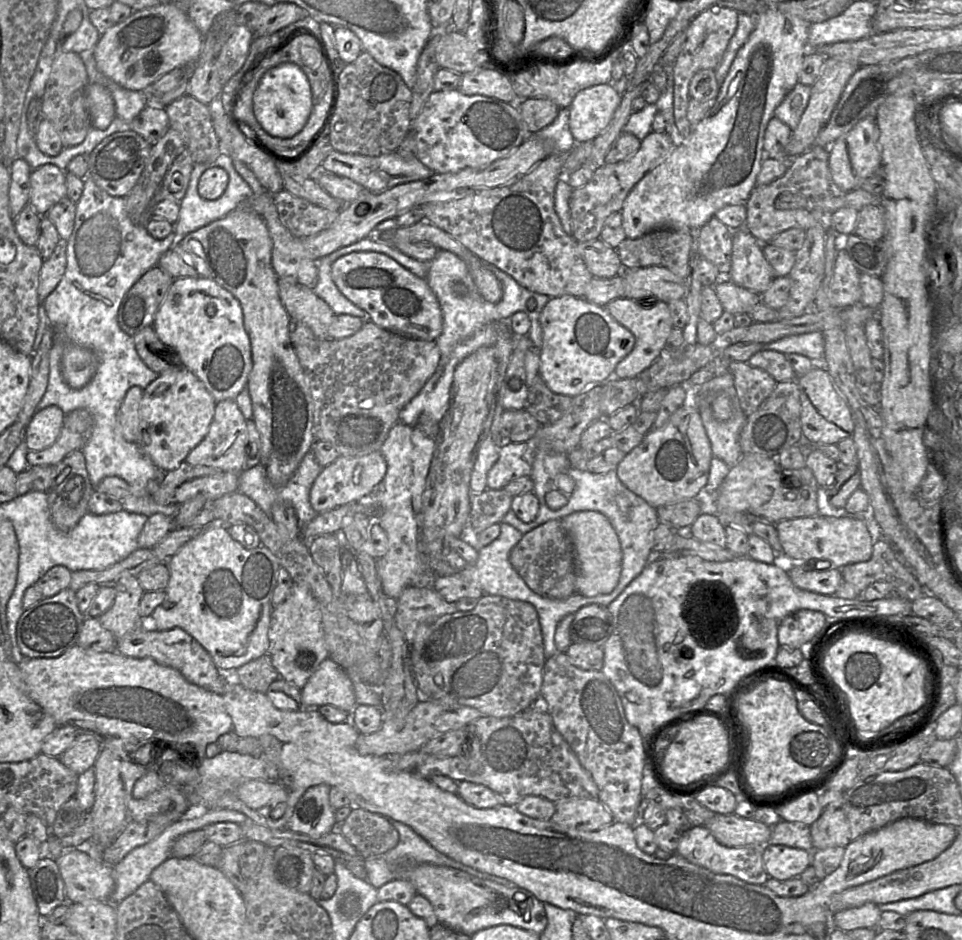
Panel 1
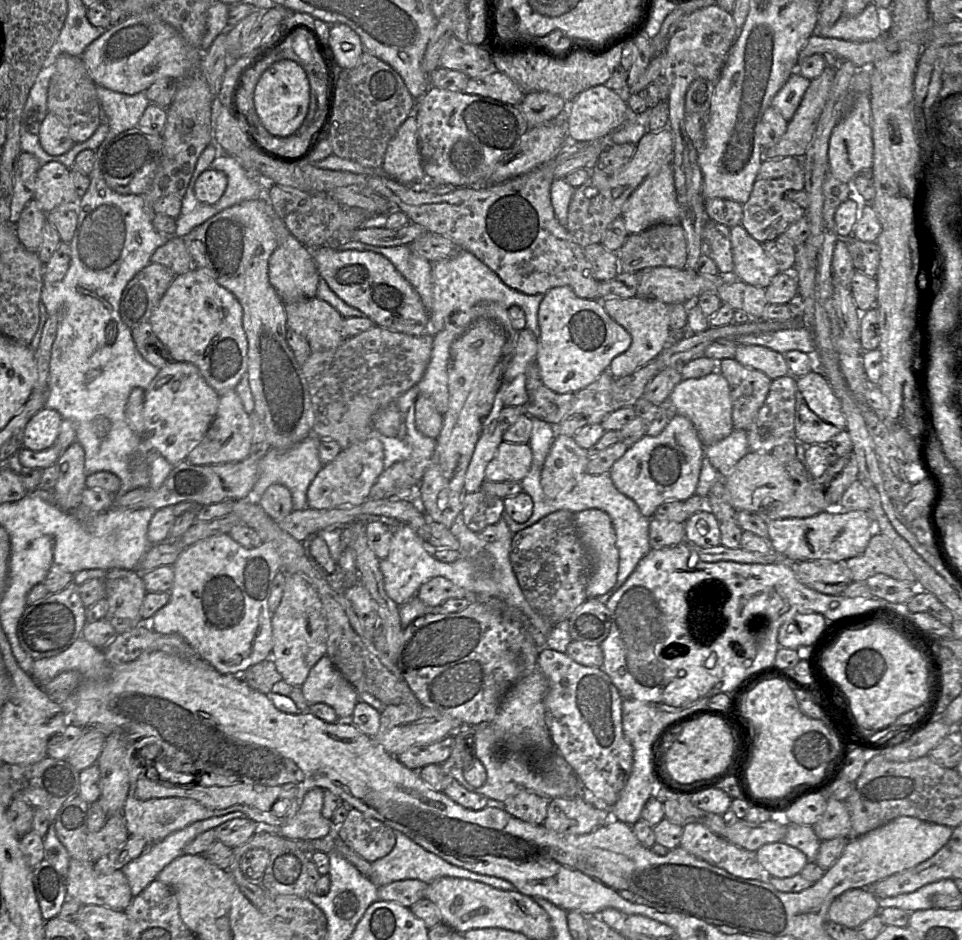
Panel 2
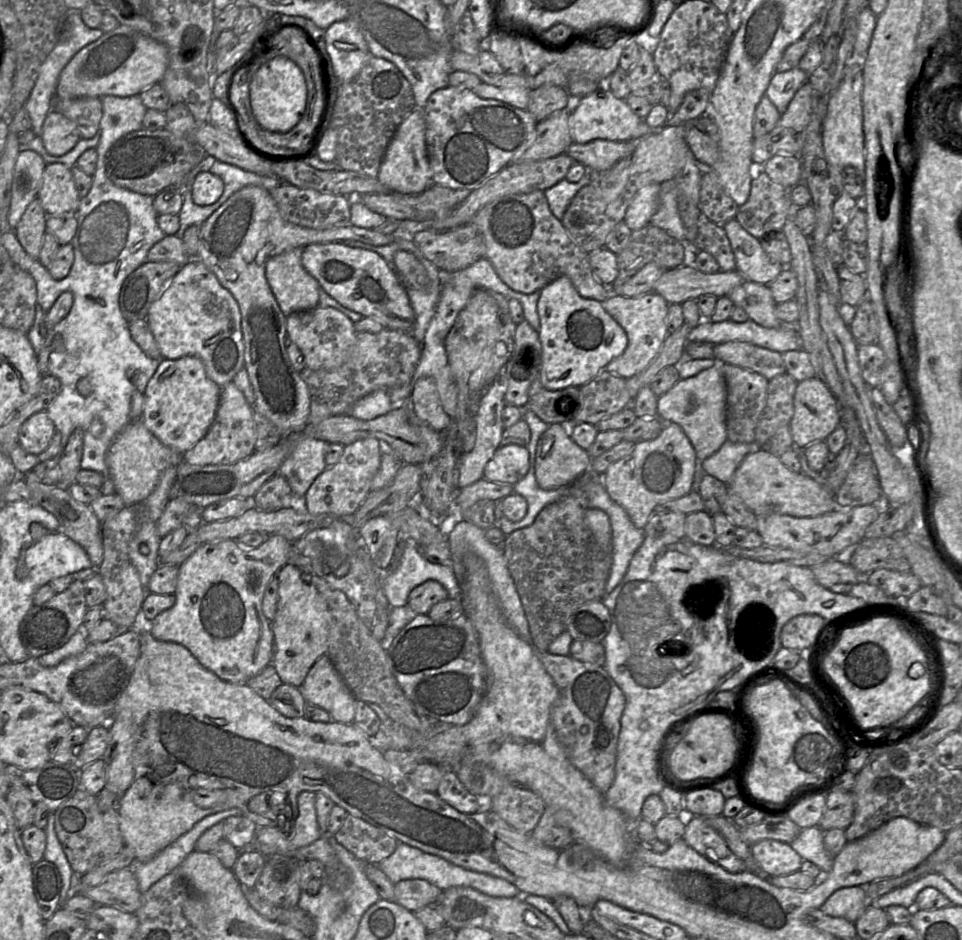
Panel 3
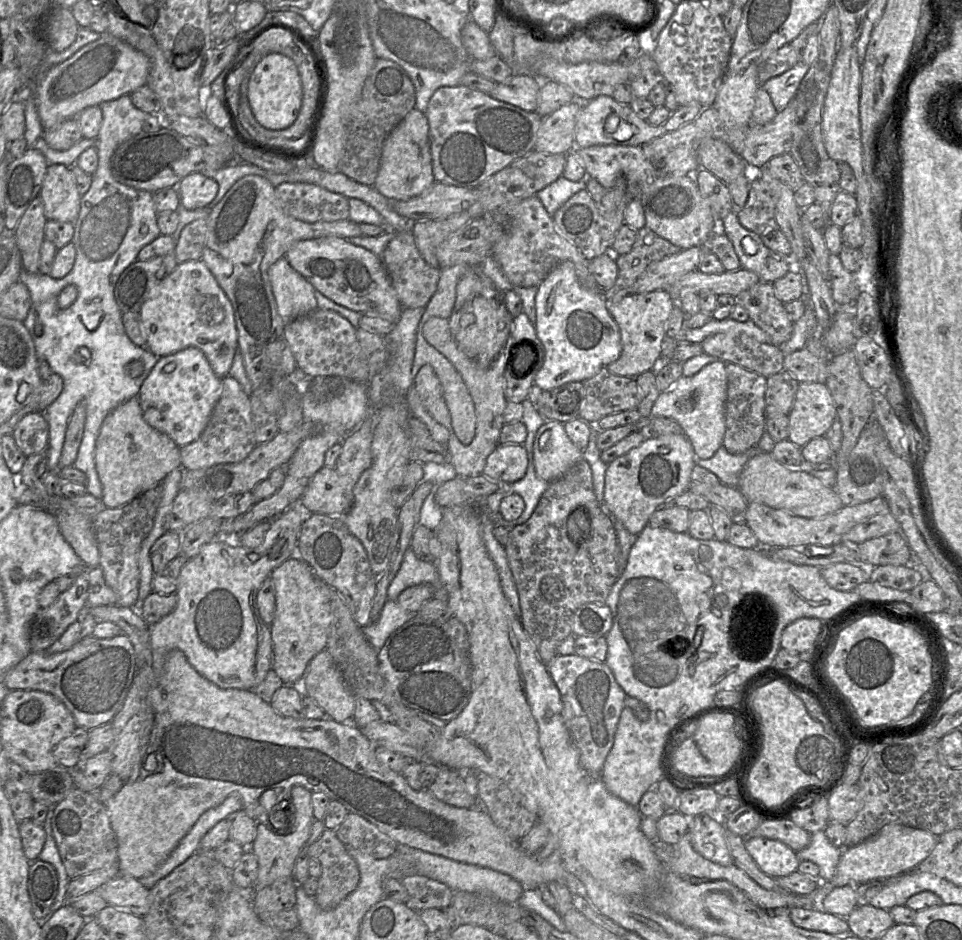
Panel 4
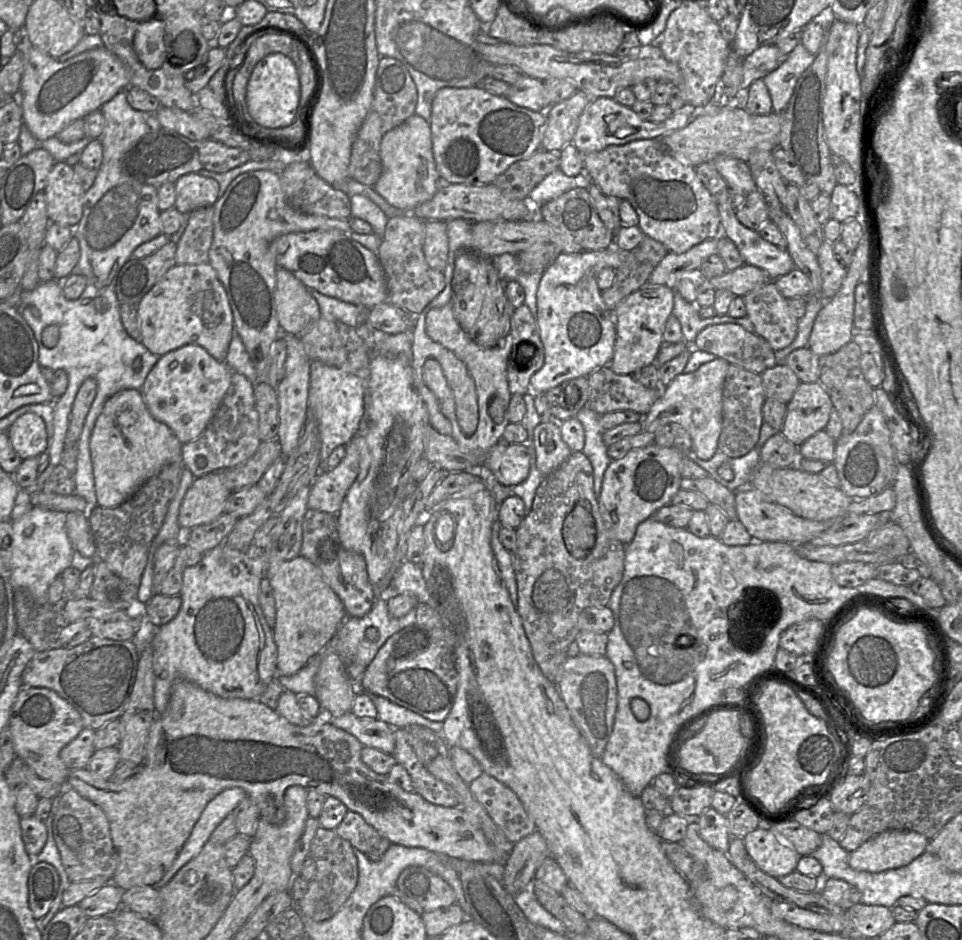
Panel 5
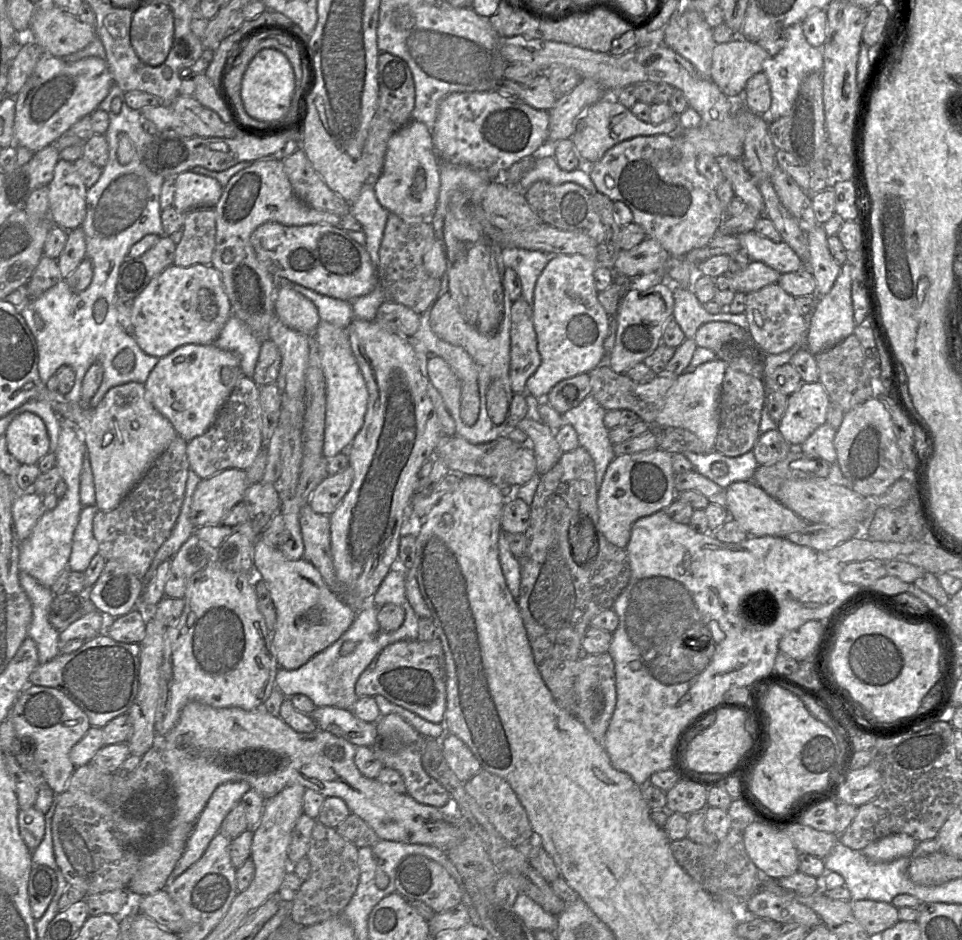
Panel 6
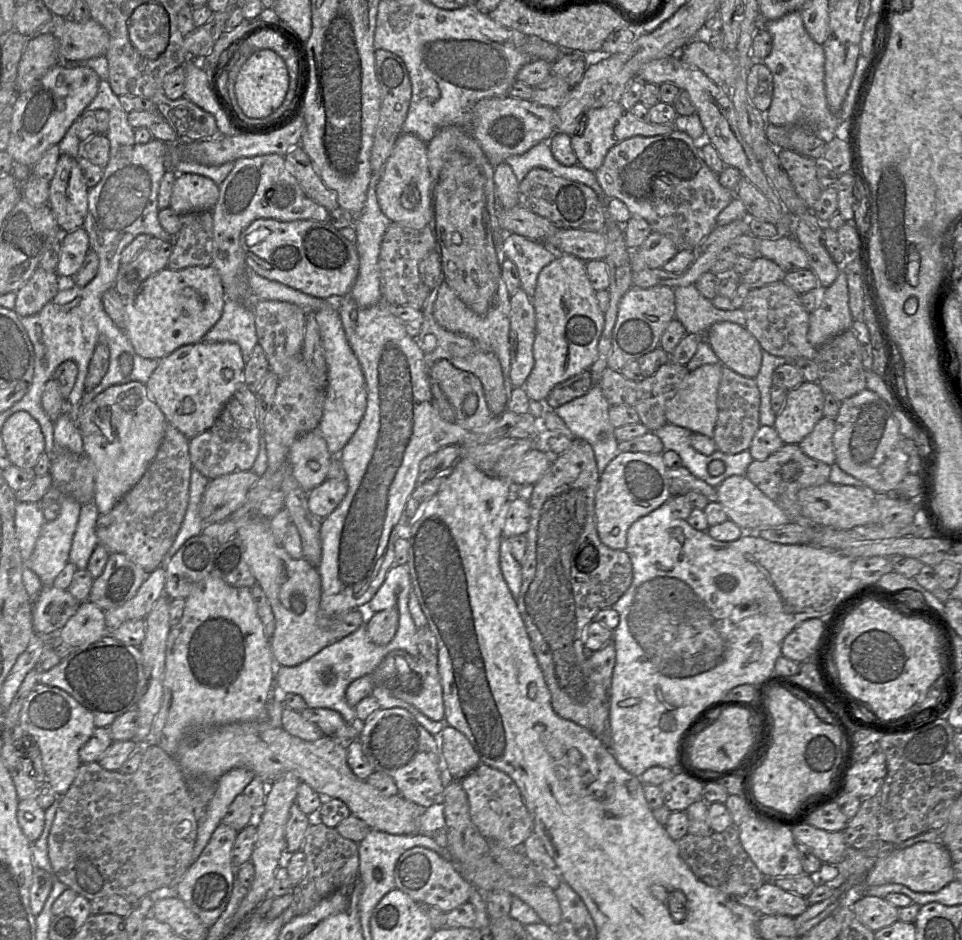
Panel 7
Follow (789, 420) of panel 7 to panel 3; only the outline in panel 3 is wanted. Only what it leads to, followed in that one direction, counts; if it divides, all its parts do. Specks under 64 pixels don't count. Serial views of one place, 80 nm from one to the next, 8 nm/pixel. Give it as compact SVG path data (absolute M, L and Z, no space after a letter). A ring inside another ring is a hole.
M818 376L798 382L793 406L794 412L789 427L796 448L805 448L813 442L826 440L841 424L841 407L831 390Z

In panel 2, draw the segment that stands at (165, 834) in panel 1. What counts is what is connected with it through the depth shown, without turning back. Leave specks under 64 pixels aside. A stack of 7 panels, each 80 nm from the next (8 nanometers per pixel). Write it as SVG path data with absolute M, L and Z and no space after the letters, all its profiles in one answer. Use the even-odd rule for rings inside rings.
M232 812L193 822L159 842L150 844L137 858L121 868L134 896L142 892L165 866L183 854L184 847L197 835L233 819L247 818L243 812Z

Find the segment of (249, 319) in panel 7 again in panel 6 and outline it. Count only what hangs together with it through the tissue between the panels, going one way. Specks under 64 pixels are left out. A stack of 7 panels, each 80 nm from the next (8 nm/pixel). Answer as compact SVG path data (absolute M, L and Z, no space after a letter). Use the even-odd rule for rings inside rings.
M231 315L213 344L223 350L235 353L240 361L242 375L252 378L261 342L243 321Z

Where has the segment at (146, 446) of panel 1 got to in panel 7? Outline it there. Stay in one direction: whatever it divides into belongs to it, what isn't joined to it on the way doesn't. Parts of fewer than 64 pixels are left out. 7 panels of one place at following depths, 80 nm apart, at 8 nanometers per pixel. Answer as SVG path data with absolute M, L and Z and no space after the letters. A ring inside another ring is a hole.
M197 342L181 346L159 360L145 384L166 420L188 439L211 428L243 382L244 357L234 342Z

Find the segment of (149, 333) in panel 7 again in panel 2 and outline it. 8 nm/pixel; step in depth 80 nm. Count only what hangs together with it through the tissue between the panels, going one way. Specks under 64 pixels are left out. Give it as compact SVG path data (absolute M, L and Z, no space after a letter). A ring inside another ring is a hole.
M194 268L176 275L154 309L149 323L176 362L194 364L207 384L219 394L235 389L248 368L248 341L243 328L243 308L232 292L220 286L206 271Z

